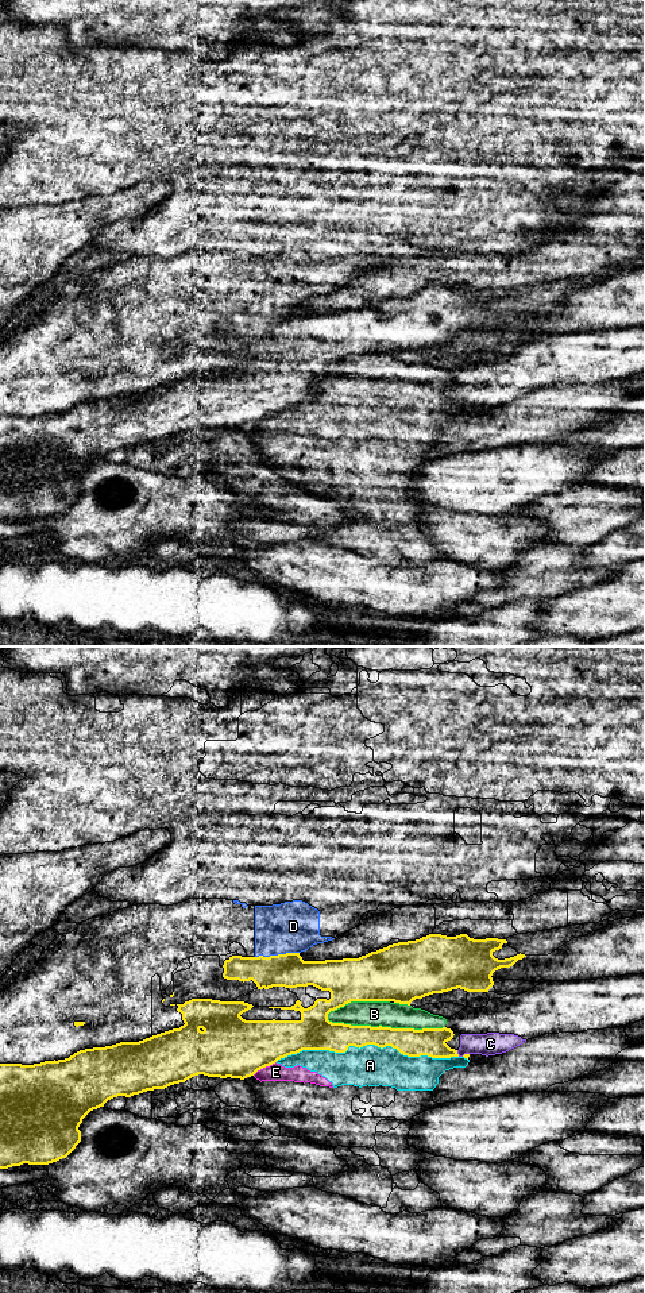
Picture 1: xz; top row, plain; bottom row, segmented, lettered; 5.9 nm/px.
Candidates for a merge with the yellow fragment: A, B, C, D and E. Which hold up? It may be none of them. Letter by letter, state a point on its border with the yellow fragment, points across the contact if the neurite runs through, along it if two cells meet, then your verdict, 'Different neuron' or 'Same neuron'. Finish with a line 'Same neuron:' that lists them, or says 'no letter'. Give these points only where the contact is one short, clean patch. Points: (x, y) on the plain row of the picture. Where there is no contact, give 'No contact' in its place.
A: Touches yellow at xz (366, 397). Different neuron
B: Touches yellow at xz (383, 379). Different neuron
C: Touches yellow at xz (456, 405). Boundary: xz (456, 402), (459, 408). Different neuron
D: Touches yellow at xz (278, 307). Boundary: xz (298, 304), (255, 309). Different neuron
E: Touches yellow at xz (263, 419). Different neuron
Same neuron: no letter

